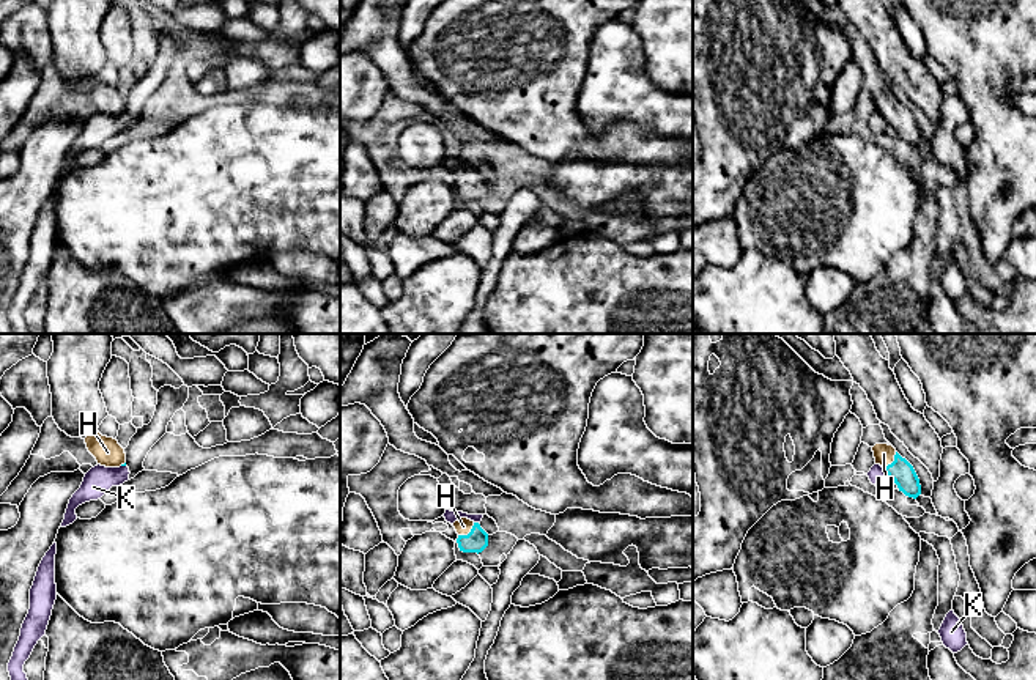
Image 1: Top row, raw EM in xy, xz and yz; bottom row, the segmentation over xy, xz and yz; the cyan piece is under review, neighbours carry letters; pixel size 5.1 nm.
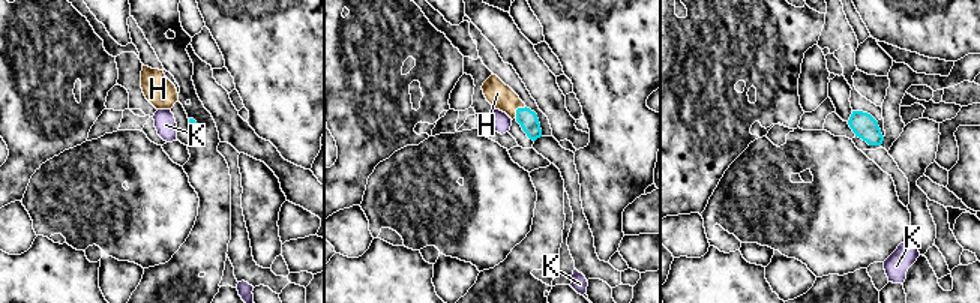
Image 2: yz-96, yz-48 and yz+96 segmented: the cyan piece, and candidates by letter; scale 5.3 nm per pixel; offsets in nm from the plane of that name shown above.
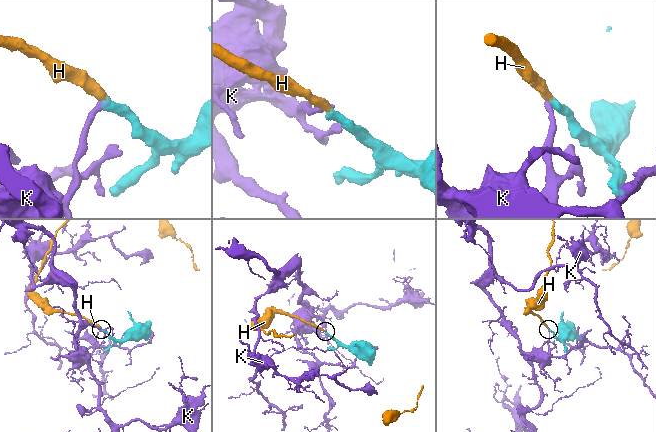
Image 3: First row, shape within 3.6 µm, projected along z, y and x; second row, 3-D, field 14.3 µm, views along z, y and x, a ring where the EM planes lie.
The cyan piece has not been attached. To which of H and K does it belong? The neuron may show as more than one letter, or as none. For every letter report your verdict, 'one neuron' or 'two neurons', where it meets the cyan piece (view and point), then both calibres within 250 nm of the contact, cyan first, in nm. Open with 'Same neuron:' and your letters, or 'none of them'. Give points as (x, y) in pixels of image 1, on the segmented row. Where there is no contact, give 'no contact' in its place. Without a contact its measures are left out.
Same neuron: H
H: one neuron | xz (469, 532) | 110/90 nm
K: two neurons | yz (885, 471) | 120/90 nm

